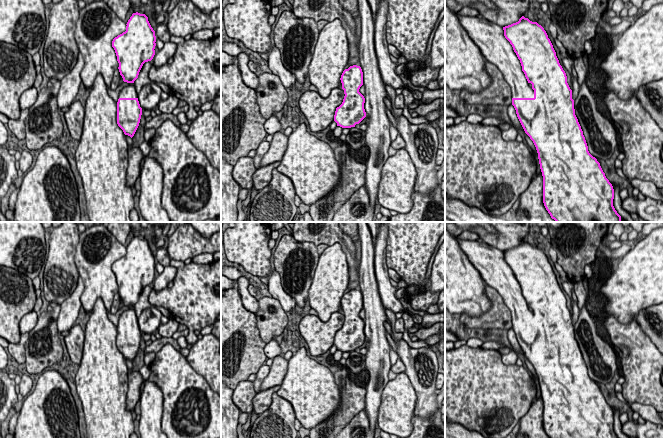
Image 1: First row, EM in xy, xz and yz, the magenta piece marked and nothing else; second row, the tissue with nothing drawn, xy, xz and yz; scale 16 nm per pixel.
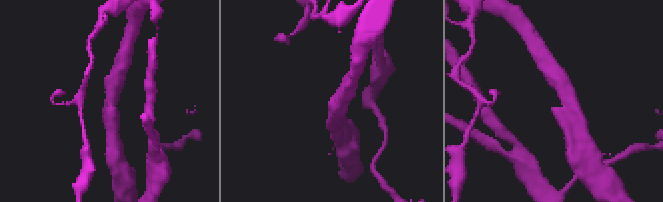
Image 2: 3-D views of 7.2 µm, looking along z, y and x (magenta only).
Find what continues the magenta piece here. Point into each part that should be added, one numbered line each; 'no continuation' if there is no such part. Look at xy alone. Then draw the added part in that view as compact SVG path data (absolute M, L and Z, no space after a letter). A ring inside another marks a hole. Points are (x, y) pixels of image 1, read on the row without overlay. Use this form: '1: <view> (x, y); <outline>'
1: xy (129, 315); M134 307L129 310L123 311L120 315L119 322L138 322Z

